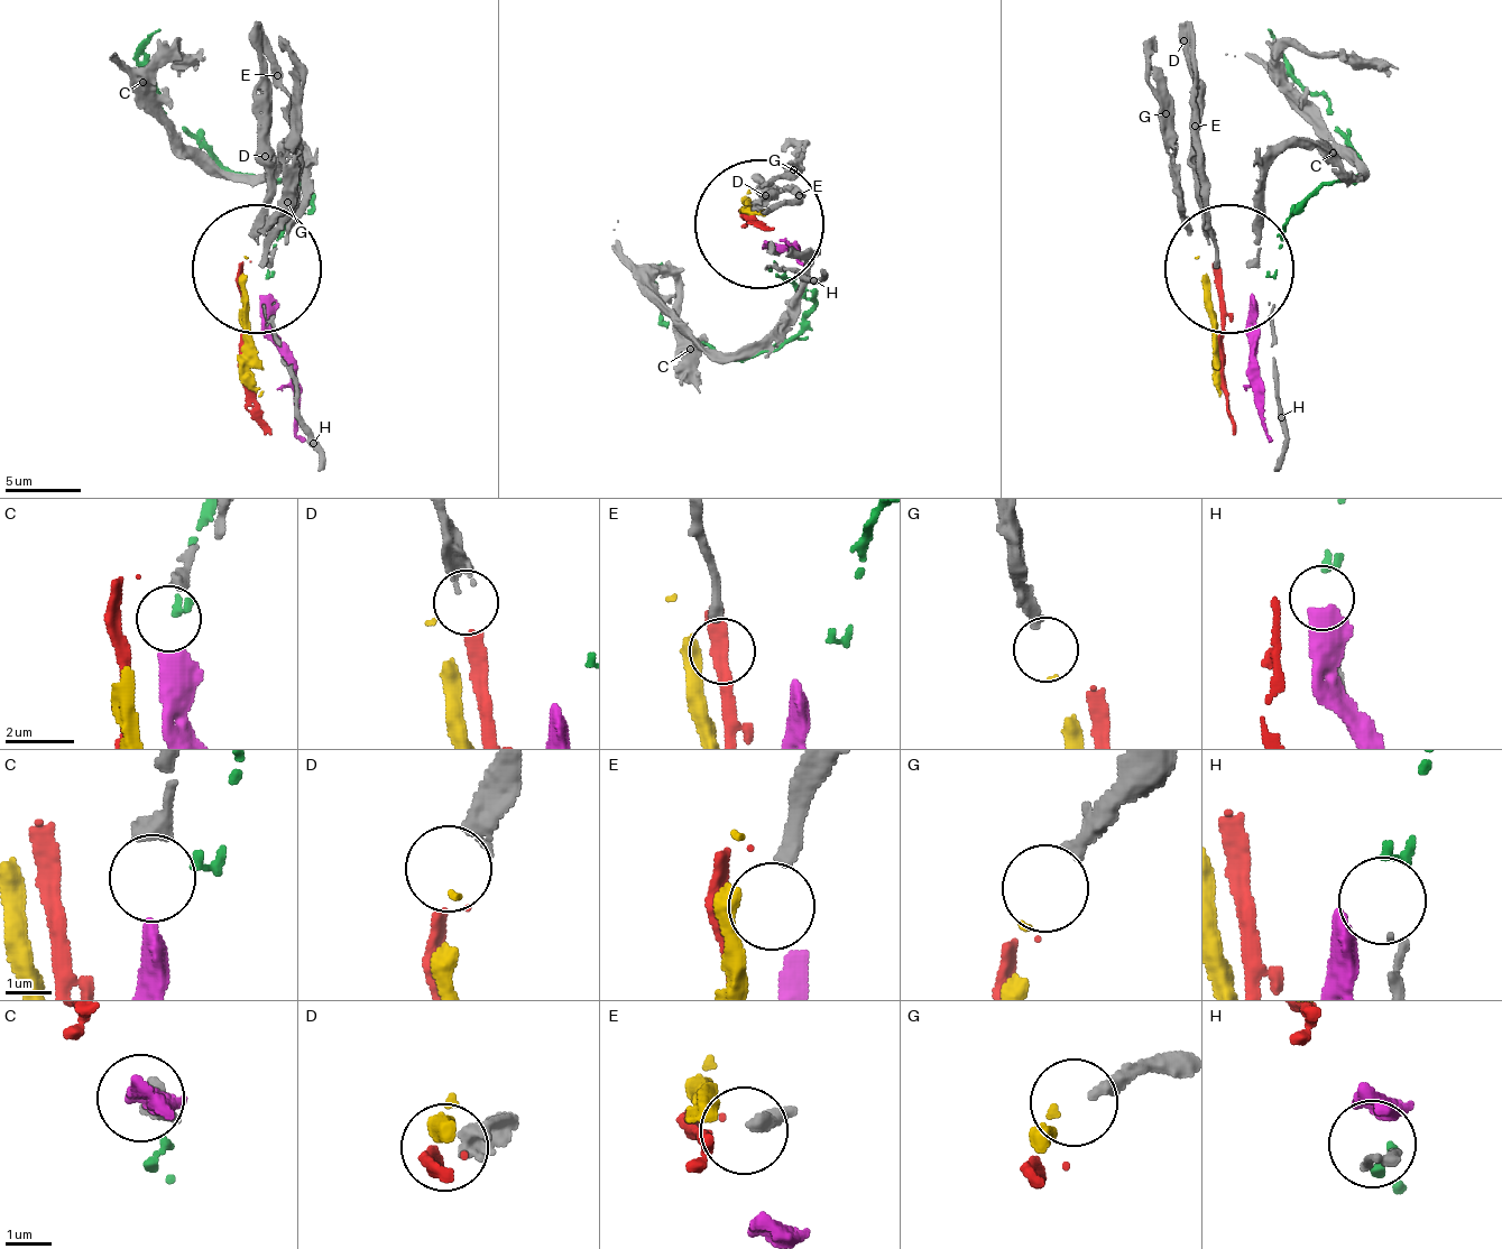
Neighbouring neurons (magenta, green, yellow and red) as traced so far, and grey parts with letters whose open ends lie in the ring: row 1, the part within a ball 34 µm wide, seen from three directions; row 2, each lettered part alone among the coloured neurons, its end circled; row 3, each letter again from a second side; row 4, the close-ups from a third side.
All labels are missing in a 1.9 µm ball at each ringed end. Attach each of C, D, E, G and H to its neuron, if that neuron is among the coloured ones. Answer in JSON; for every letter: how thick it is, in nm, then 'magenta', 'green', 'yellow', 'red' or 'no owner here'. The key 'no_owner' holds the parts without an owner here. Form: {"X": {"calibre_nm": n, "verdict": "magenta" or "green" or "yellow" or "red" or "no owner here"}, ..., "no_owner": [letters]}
{"C": {"calibre_nm": 440, "verdict": "magenta"}, "D": {"calibre_nm": 240, "verdict": "red"}, "E": {"calibre_nm": 320, "verdict": "no owner here"}, "G": {"calibre_nm": 320, "verdict": "yellow"}, "H": {"calibre_nm": 100, "verdict": "green"}, "no_owner": ["E"]}

